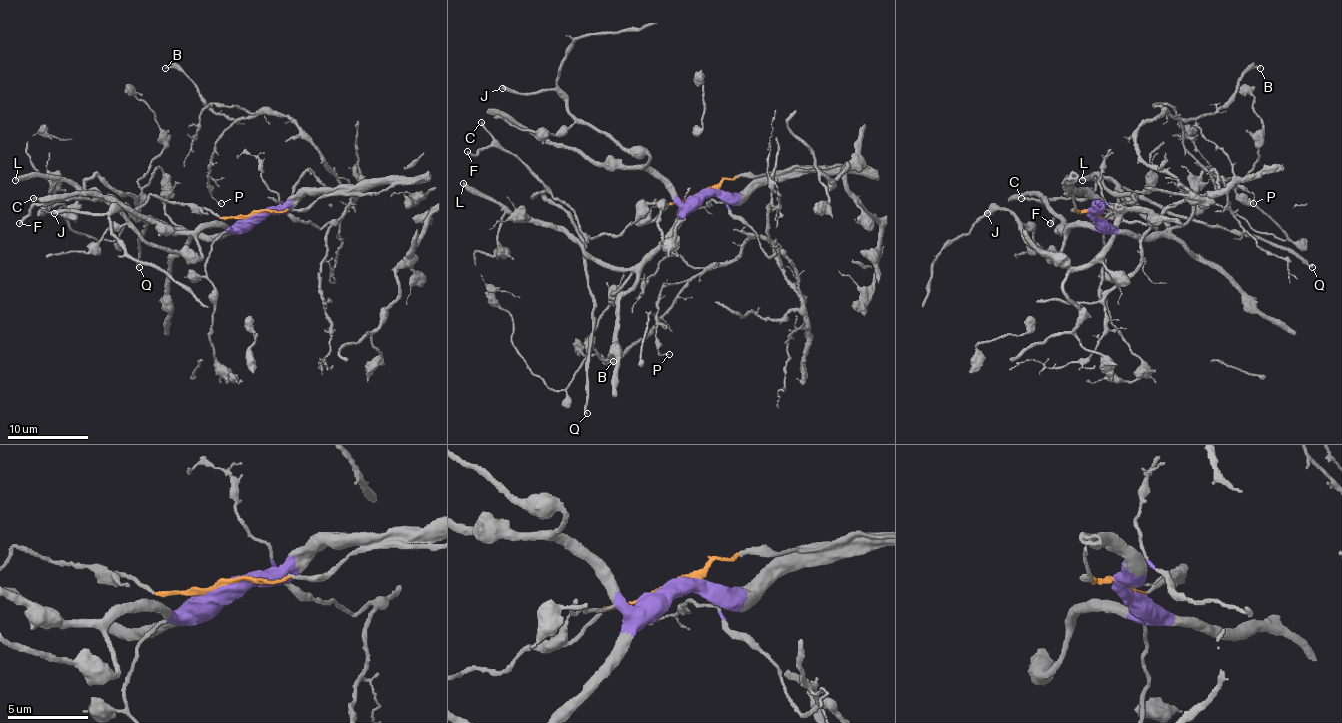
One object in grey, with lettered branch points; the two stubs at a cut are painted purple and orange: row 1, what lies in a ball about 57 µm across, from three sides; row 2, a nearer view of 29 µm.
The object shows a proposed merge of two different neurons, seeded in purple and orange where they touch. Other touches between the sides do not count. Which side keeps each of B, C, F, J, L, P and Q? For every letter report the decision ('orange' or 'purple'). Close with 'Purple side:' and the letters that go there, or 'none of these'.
B: purple
C: orange
F: orange
J: purple
L: purple
P: purple
Q: orange
Purple side: B, J, L, P

